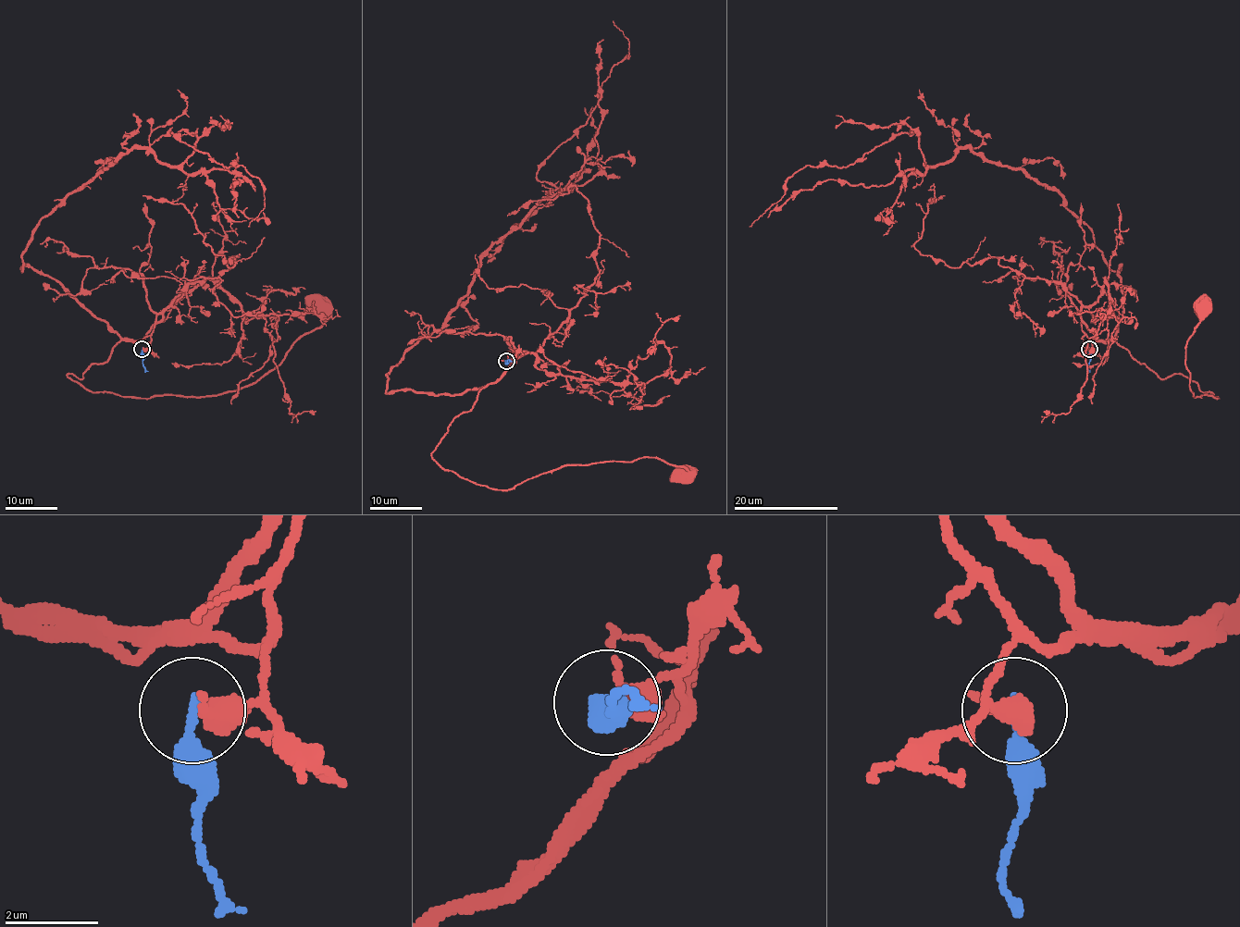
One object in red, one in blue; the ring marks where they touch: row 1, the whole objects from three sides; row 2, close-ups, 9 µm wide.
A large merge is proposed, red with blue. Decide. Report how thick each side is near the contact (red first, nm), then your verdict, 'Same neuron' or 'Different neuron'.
Thickness 550 nm (red) against 320 nm. Different neuron

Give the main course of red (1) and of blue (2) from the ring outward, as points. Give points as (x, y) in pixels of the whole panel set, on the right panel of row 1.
1: (1089, 349), (1091, 340), (1115, 340), (1161, 378), (1186, 376), (1218, 398), (1193, 394), (1184, 363), (1202, 304)
2: (1089, 349), (1087, 368), (1090, 371)

